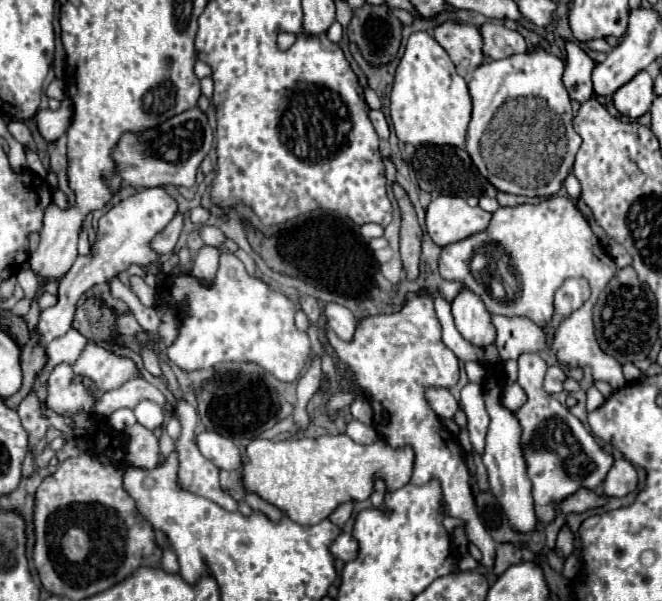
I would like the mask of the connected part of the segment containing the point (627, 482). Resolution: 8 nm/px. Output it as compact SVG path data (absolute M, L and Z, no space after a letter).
M617 459L603 479L603 497L625 497L637 487L637 471L627 459Z

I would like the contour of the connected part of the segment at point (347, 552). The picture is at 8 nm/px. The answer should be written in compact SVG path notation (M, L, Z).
M353 523L345 525L342 528L341 535L337 537L337 541L333 543L333 555L337 559L341 559L343 563L353 561L357 557L357 553L359 553L359 545L357 545L353 533L351 533L351 527L353 527Z

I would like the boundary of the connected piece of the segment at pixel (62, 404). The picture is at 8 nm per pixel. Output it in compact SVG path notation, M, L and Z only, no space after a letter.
M59 363L49 375L49 407L53 411L61 411L63 415L71 415L75 411L91 411L95 399L87 391L83 383L75 383L75 375L69 363Z

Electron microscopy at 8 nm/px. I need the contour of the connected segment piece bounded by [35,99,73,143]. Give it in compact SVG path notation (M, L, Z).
M65 99L61 103L61 107L57 111L51 111L51 109L43 109L35 115L35 121L37 121L37 129L41 133L41 137L47 141L47 143L53 143L57 141L69 127L71 123L71 103L69 99Z

